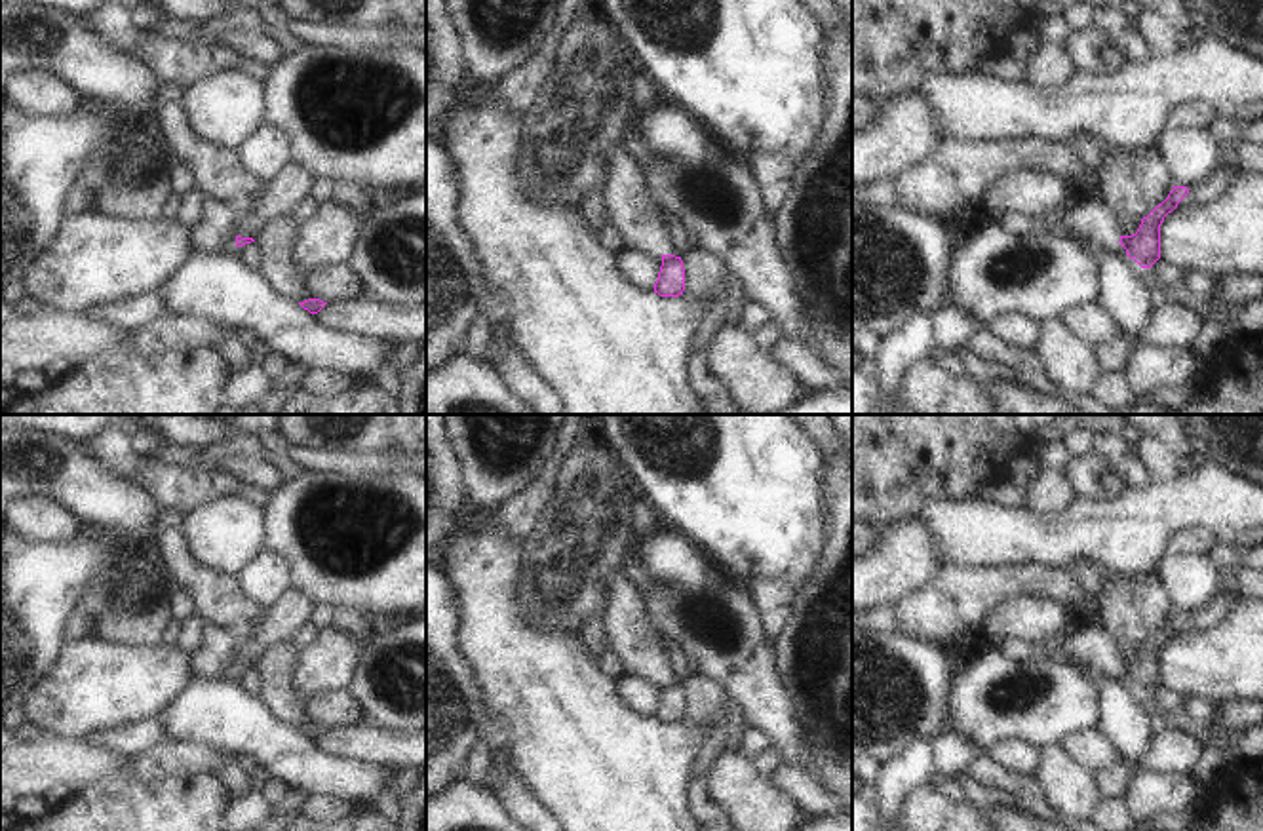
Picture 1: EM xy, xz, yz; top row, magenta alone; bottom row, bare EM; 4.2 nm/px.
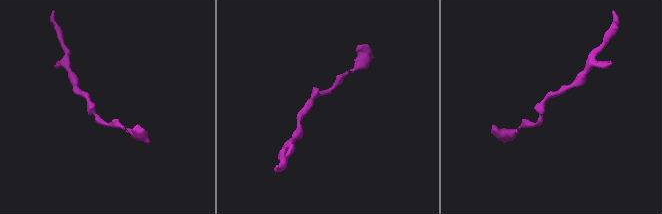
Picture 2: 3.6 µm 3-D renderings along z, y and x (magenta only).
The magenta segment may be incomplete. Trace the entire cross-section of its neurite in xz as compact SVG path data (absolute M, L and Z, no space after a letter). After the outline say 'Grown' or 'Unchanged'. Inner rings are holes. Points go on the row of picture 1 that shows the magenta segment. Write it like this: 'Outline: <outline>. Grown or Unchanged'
Outline: M662 255L662 266L654 283L660 297L679 297L685 291L685 268L681 257Z. Unchanged

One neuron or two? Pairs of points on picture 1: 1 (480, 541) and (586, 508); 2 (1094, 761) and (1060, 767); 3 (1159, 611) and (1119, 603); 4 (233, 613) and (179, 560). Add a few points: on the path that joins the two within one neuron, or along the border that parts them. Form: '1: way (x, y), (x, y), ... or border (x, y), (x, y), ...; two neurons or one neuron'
1: border (522, 544), (522, 575), (516, 588); two neurons
2: border (1056, 746), (1092, 774); two neurons
3: way (1149, 609), (1128, 609); one neuron
4: way (219, 599), (193, 573); one neuron

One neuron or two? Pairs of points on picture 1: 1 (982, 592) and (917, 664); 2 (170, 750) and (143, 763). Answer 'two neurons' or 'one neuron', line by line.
1: two neurons
2: one neuron

